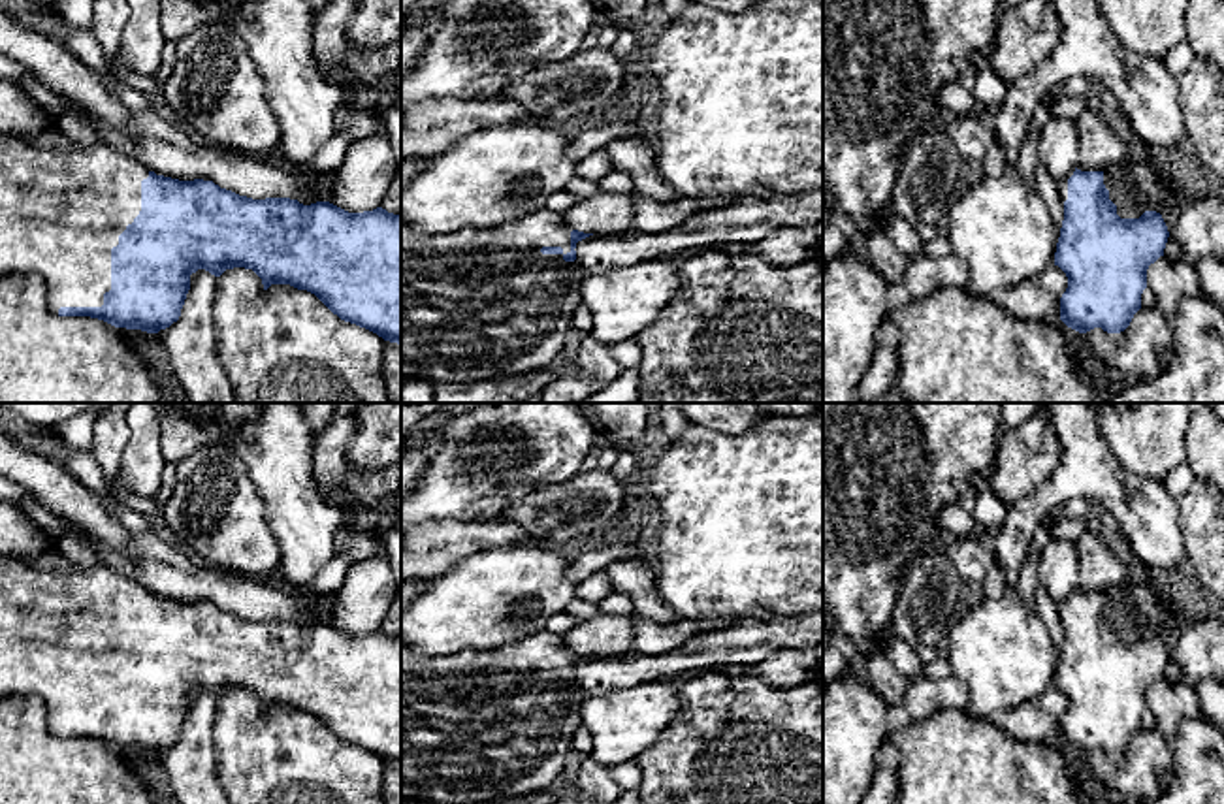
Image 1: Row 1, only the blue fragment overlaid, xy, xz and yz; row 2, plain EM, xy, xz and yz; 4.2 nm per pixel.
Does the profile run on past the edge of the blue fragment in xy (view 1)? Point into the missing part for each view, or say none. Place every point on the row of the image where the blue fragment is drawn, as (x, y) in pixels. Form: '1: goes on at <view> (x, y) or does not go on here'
1: goes on at xy (63, 208)

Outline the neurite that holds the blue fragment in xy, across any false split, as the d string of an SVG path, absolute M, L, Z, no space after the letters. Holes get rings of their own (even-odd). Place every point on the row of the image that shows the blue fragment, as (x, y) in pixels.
M58 126L32 139L0 134L0 279L40 277L53 314L90 316L115 328L158 333L179 320L192 273L205 269L220 277L234 267L252 269L264 290L271 284L307 290L341 320L401 345L401 215L382 207L348 213L330 201L252 200L213 181L156 175L119 147L81 147Z

